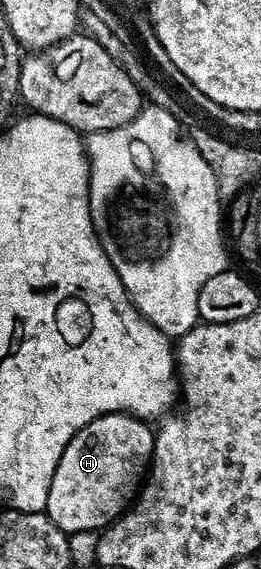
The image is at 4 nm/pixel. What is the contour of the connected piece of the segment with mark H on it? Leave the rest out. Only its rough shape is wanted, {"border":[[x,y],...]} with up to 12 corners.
{"border":[[103,414],[66,444],[46,511],[67,535],[131,507],[155,439]]}

